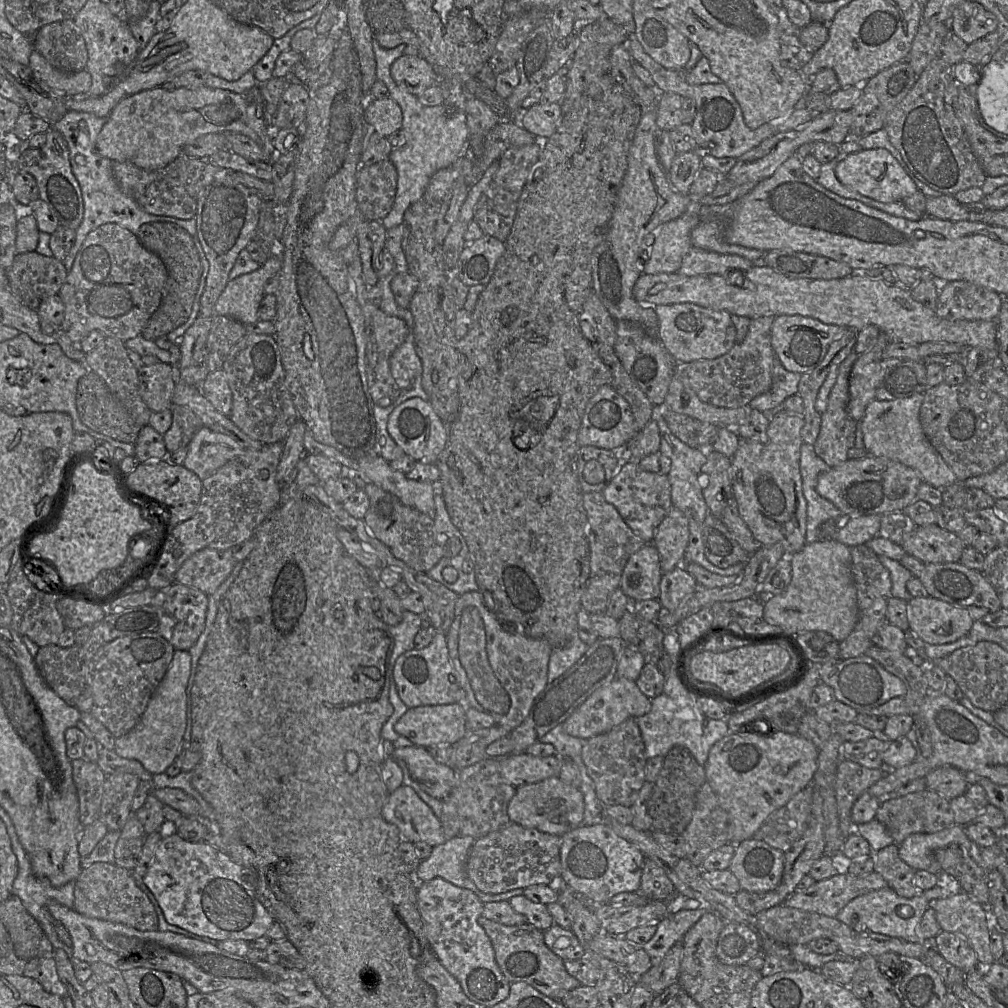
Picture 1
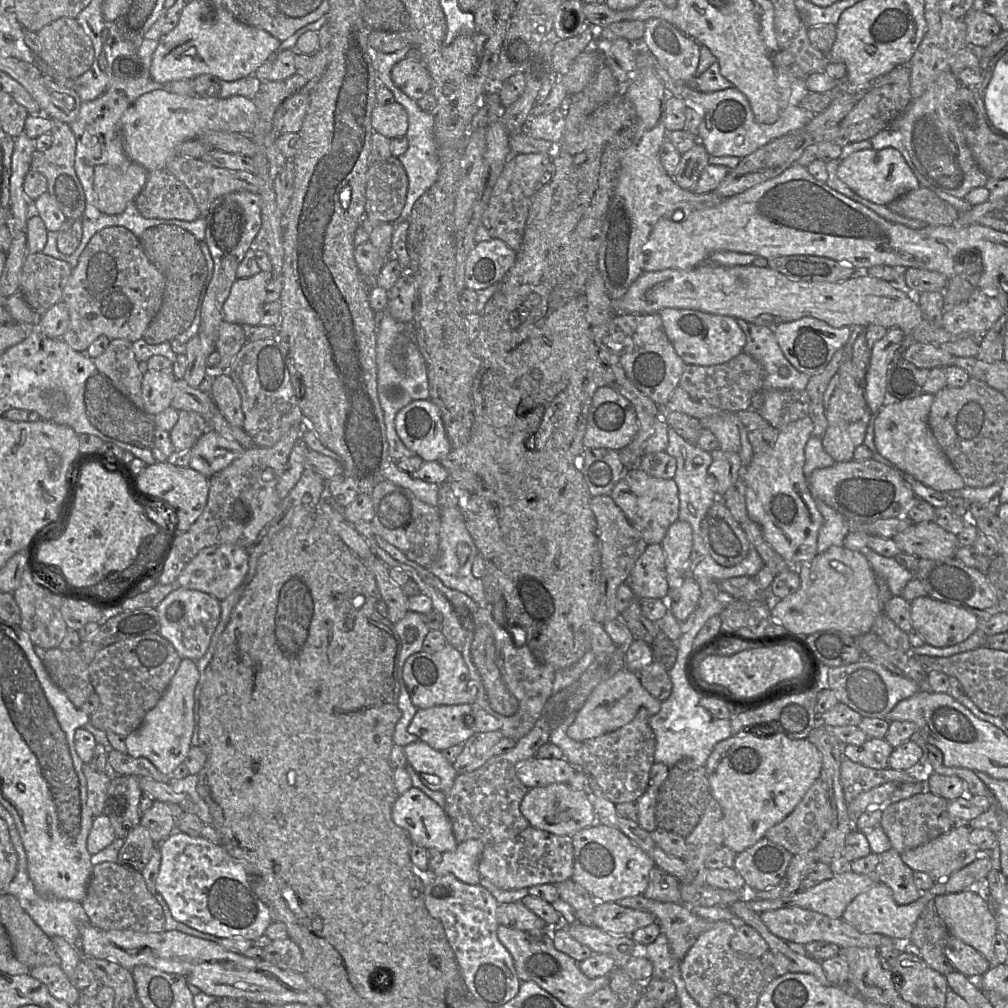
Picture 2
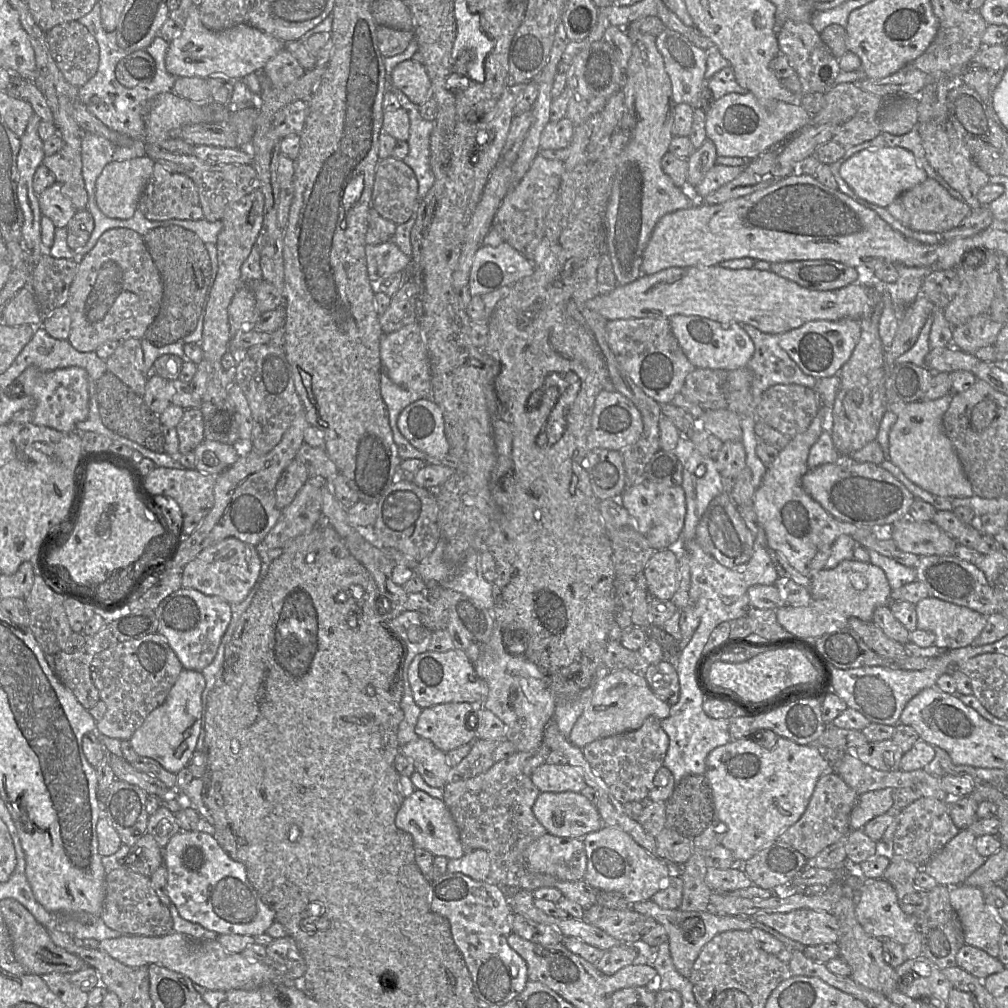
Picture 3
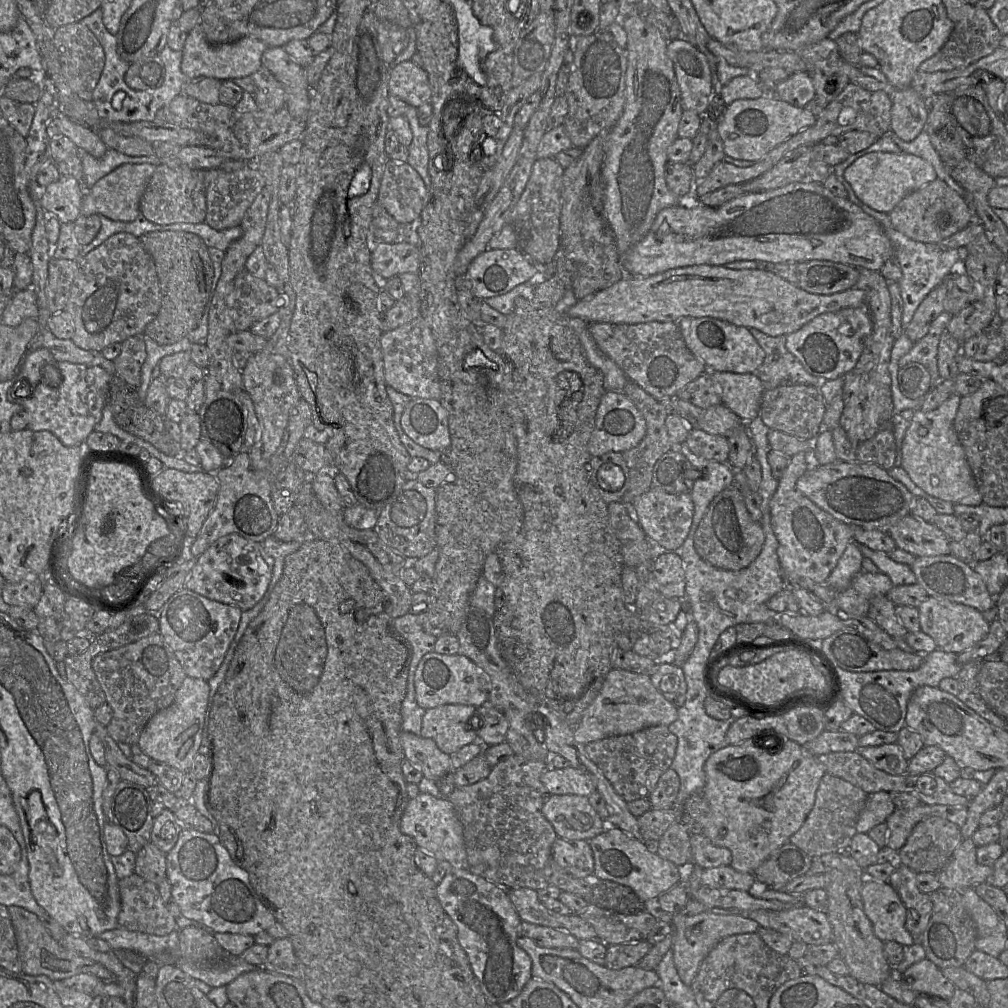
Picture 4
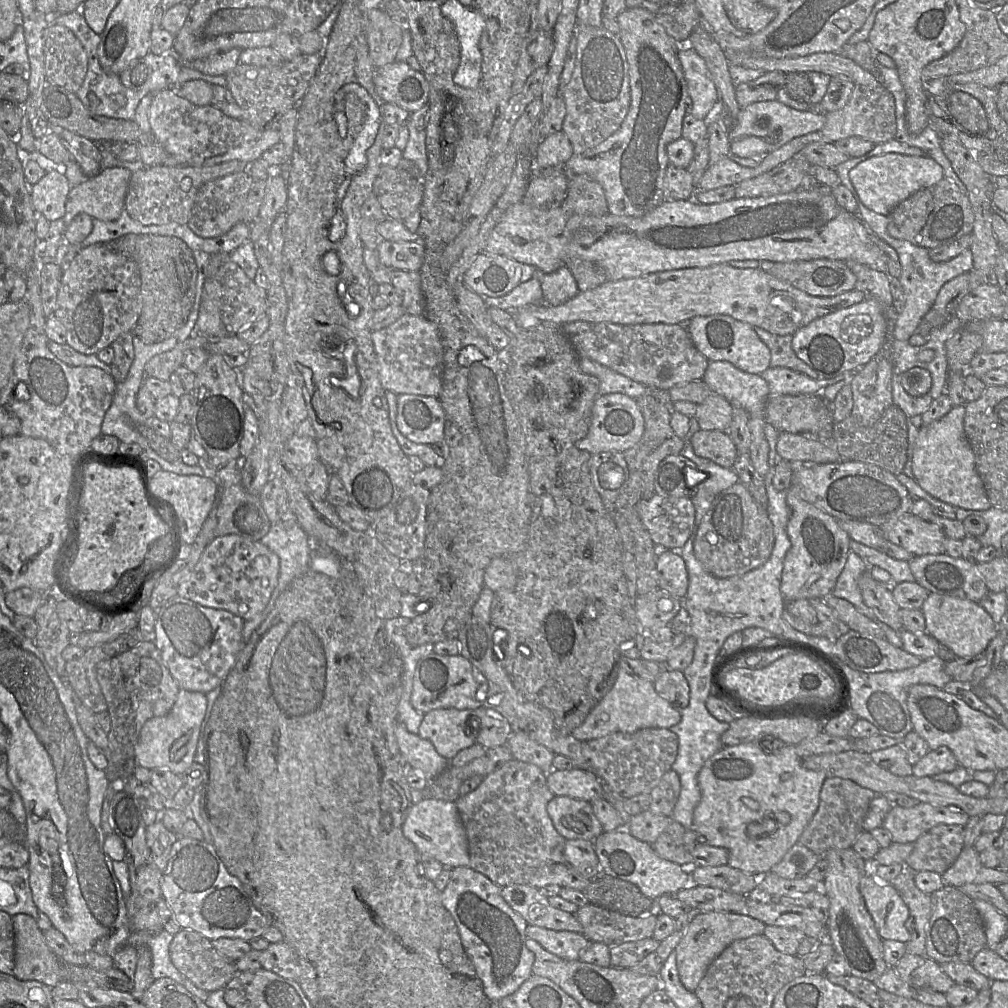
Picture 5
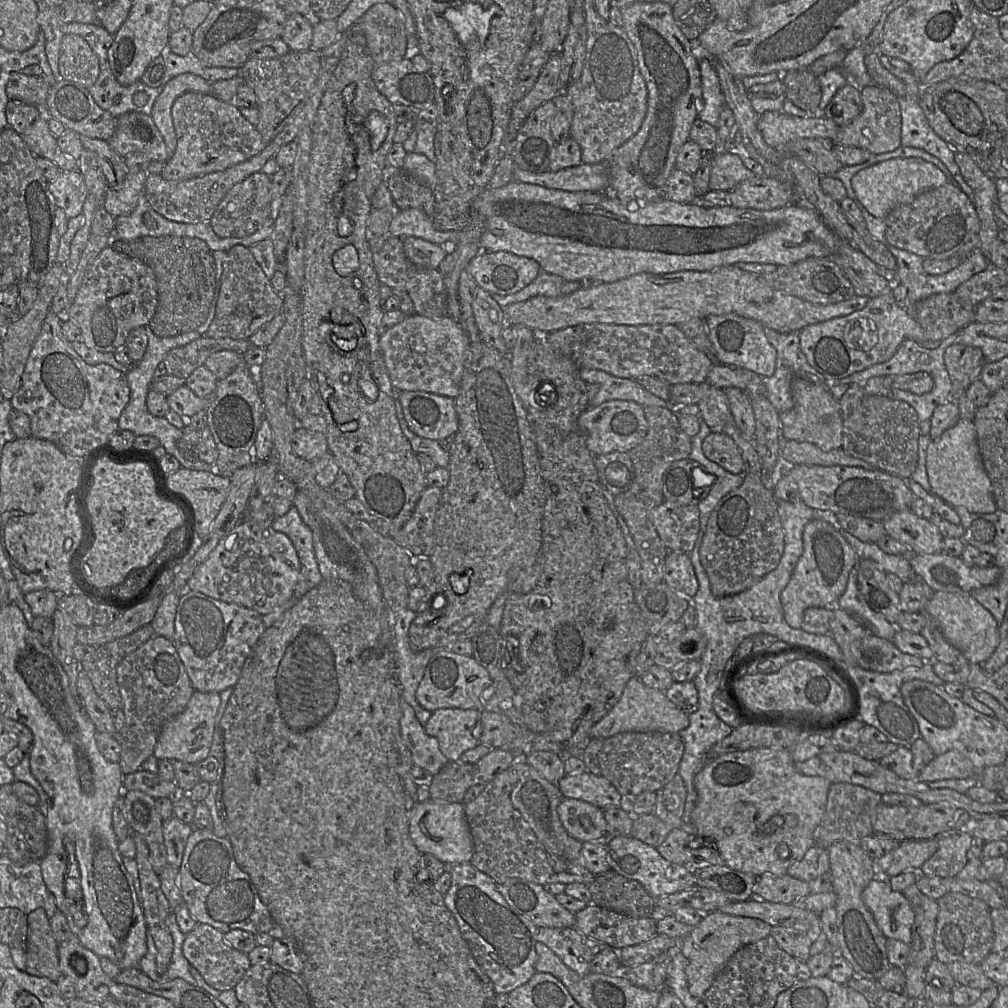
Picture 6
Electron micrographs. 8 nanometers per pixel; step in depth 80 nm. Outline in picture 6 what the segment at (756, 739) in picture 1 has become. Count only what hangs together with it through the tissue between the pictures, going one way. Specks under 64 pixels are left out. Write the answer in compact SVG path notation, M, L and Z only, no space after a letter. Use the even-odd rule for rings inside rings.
M753 748L712 757L694 778L697 801L691 814L691 830L688 831L709 838L725 864L734 870L755 877L763 874L782 876L811 848L814 831L826 808L831 784L822 776L800 773L787 748ZM769 819L774 820L778 829L770 835L760 834L760 826Z

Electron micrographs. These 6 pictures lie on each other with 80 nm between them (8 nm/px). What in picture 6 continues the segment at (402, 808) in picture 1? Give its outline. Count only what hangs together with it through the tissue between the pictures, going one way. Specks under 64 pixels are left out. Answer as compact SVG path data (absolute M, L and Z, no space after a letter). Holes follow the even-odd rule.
M426 799L420 801L409 821L409 835L422 854L430 854L444 864L468 863L474 854L474 844L466 819L464 804Z

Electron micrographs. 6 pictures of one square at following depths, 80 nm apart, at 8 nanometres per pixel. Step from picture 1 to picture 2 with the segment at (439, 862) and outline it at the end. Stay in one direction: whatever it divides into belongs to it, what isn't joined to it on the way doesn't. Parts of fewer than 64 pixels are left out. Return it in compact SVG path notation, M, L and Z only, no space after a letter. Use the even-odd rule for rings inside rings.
M468 839L458 843L455 850L442 853L440 864L431 874L452 874L464 883L479 884L482 877L478 864L484 847L485 844L479 839Z

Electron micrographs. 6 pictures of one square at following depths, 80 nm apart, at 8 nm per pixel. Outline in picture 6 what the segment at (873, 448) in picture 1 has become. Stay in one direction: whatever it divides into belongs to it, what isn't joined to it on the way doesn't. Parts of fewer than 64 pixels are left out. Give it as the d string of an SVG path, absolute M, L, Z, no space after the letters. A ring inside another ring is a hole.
M960 418L938 439L931 441L926 451L926 470L931 492L952 507L963 506L969 512L987 514L998 509L983 466L973 421Z

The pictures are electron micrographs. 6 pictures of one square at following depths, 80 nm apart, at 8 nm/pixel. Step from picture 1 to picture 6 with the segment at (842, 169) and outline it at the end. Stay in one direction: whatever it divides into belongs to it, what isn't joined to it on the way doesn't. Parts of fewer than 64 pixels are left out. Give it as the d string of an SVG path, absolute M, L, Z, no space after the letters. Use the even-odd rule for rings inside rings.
M892 158L858 171L852 178L852 188L860 204L872 215L886 219L897 206L912 201L924 191L940 187L949 180L934 164L921 158Z

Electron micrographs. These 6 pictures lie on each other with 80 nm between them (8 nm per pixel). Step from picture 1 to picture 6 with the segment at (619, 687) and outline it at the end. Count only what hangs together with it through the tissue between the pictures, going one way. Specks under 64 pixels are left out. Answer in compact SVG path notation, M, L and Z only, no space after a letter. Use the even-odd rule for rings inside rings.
M632 677L617 704L590 730L591 738L609 738L623 732L679 732L689 725L688 714L671 702L665 692Z

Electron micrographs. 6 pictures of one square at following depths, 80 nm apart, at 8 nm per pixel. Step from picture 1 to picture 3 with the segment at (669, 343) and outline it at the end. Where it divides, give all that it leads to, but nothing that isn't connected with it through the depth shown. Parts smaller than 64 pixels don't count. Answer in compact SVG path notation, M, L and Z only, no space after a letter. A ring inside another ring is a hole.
M673 315L671 330L687 359L696 368L732 370L747 366L754 354L754 343L738 323L721 323L695 315Z

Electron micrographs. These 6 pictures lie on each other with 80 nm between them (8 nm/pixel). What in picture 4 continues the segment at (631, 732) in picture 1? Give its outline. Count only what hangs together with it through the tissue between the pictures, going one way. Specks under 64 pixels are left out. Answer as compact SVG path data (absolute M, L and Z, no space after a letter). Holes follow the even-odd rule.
M663 725L650 726L631 734L610 736L585 745L589 759L597 765L618 795L626 802L650 796L661 775L671 767L676 749L677 737L669 731L668 726Z

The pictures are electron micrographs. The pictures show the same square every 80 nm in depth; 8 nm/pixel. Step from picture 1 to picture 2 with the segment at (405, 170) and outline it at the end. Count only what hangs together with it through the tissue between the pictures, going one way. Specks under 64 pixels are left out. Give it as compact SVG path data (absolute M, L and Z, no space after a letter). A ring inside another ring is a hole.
M406 45L403 49L393 53L376 51L380 80L384 86L391 91L394 96L394 100L404 107L408 116L408 128L406 133L408 148L404 154L398 157L398 160L402 163L406 170L409 185L405 206L396 222L403 222L409 219L414 204L434 185L438 179L440 171L440 161L434 137L434 115L421 110L417 101L411 99L403 93L394 85L391 79L391 70L393 66L400 60L407 57L407 53L412 46L414 45Z

